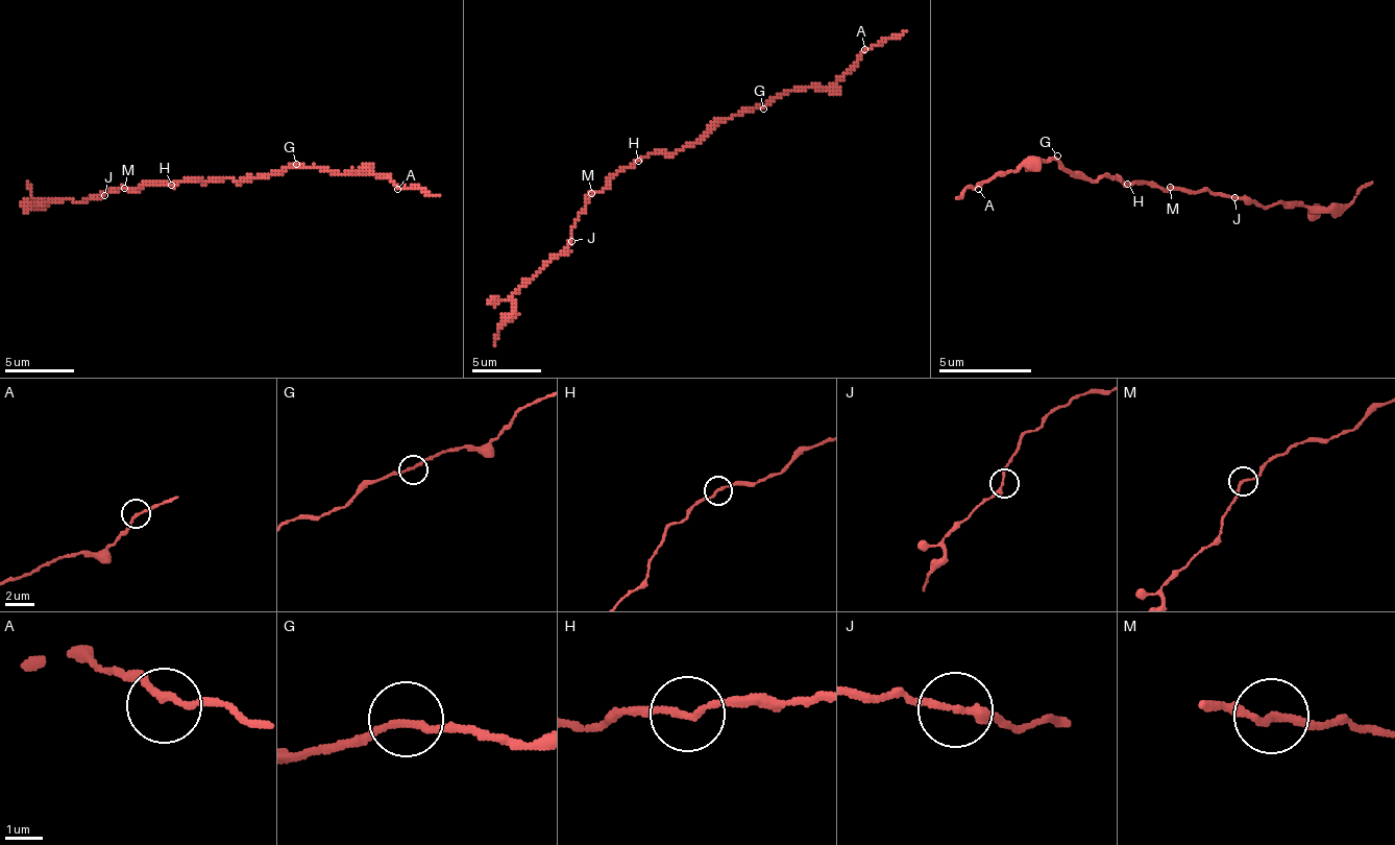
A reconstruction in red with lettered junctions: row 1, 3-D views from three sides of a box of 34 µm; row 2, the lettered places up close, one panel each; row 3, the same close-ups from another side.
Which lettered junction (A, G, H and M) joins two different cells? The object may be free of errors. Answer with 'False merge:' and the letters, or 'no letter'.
False merge: M

